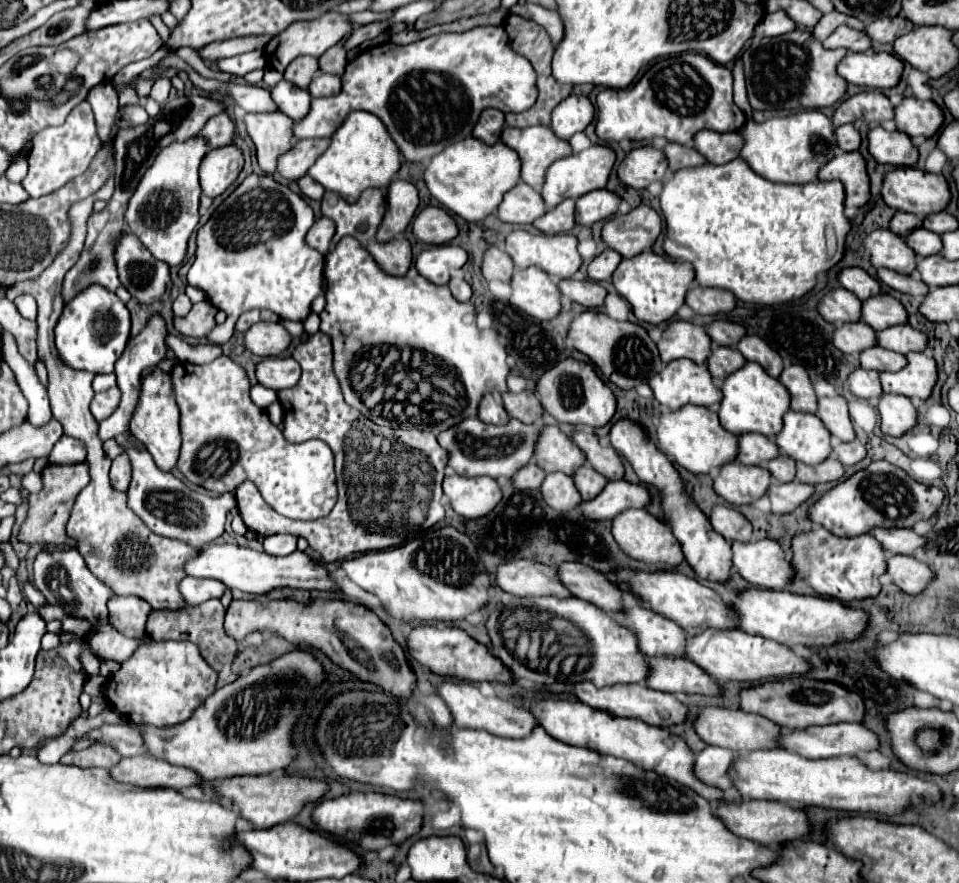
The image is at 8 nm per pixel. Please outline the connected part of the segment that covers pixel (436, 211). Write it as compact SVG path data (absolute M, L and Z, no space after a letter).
M426 207L416 215L412 231L418 241L424 241L428 245L442 245L458 235L458 225L444 209Z

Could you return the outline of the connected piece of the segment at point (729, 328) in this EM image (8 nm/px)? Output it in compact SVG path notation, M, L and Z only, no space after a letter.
M714 321L710 325L710 339L724 347L736 347L738 339L742 339L742 335L746 335L746 329L742 325L730 323L730 321Z

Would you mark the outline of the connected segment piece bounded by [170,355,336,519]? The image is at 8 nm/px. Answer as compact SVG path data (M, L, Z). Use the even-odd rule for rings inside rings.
M220 355L208 365L178 363L172 369L172 381L176 381L176 403L180 407L180 435L182 449L176 469L194 485L200 485L218 495L234 493L246 479L256 483L264 501L280 515L292 519L320 519L336 505L336 477L334 455L324 441L304 441L294 445L284 439L282 431L270 423L264 409L256 407L250 399L250 381L246 371L230 357Z

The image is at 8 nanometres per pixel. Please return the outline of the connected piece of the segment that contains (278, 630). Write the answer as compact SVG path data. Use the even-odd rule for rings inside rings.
M318 599L318 601L312 601L308 607L296 601L270 601L270 603L232 601L226 613L224 629L236 641L242 641L252 631L260 631L260 633L274 631L276 635L296 645L308 643L324 651L336 665L348 669L360 681L378 685L386 693L408 699L414 691L414 673L412 673L408 659L404 665L402 645L394 641L390 629L386 637L386 625L382 625L382 621L374 613L370 613L370 609L362 605L354 605L350 601L320 601ZM354 625L356 625L356 639L354 639Z

